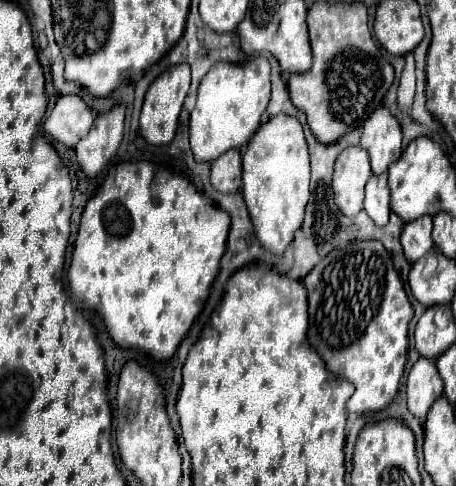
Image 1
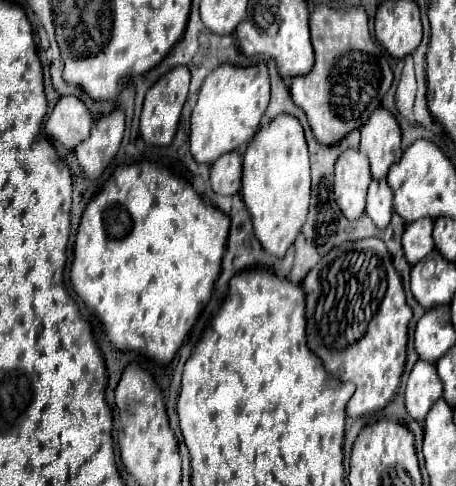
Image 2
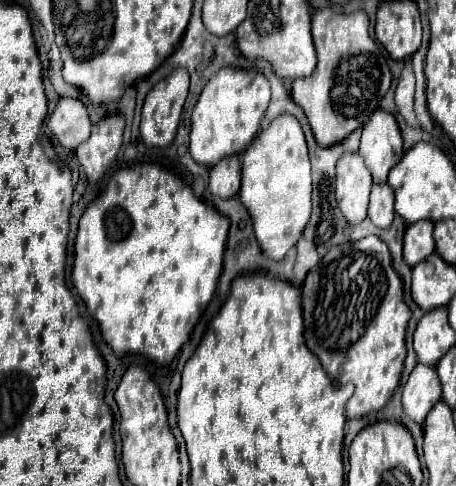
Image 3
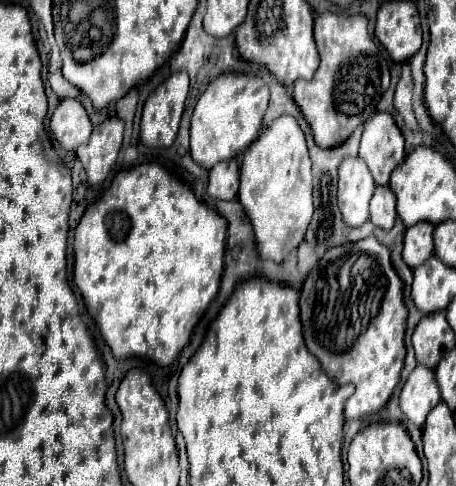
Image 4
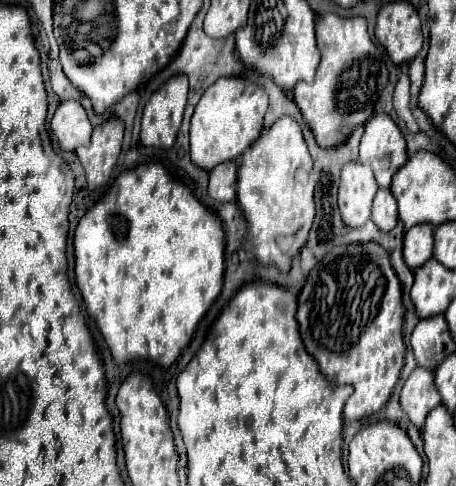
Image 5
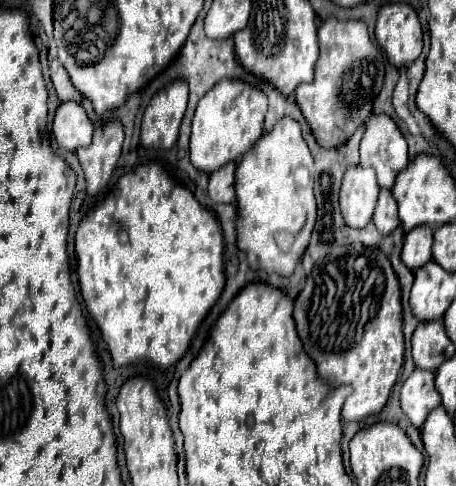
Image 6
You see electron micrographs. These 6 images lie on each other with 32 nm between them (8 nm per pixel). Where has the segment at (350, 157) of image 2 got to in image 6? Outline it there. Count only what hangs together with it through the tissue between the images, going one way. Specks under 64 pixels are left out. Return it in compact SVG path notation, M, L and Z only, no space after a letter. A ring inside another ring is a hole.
M348 166L340 186L340 210L350 228L364 228L370 222L378 190L372 168Z

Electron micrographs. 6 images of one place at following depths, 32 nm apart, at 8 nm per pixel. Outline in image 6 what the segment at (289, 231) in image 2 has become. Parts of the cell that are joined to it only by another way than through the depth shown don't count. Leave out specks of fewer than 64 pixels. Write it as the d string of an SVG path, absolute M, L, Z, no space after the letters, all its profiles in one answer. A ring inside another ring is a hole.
M288 116L278 120L276 126L270 132L264 132L262 138L242 156L236 168L236 206L240 208L240 250L246 252L250 266L290 276L310 242L310 232L316 222L314 164L296 120Z

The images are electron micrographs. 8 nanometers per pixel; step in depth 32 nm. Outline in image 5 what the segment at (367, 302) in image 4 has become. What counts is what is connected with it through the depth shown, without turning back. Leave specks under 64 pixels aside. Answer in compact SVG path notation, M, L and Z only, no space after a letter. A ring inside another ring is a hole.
M376 242L338 246L328 252L308 274L298 296L298 324L306 350L318 360L320 372L334 384L352 384L354 394L346 400L344 420L360 420L376 414L390 398L404 366L404 306L402 284L390 264L388 252Z

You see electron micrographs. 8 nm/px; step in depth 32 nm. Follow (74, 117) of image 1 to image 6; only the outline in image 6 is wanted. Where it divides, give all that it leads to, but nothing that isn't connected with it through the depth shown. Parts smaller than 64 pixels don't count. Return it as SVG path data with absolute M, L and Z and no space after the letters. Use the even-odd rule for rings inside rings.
M62 102L56 110L52 132L62 150L74 152L80 146L88 146L94 126L86 116L86 110L76 102Z

